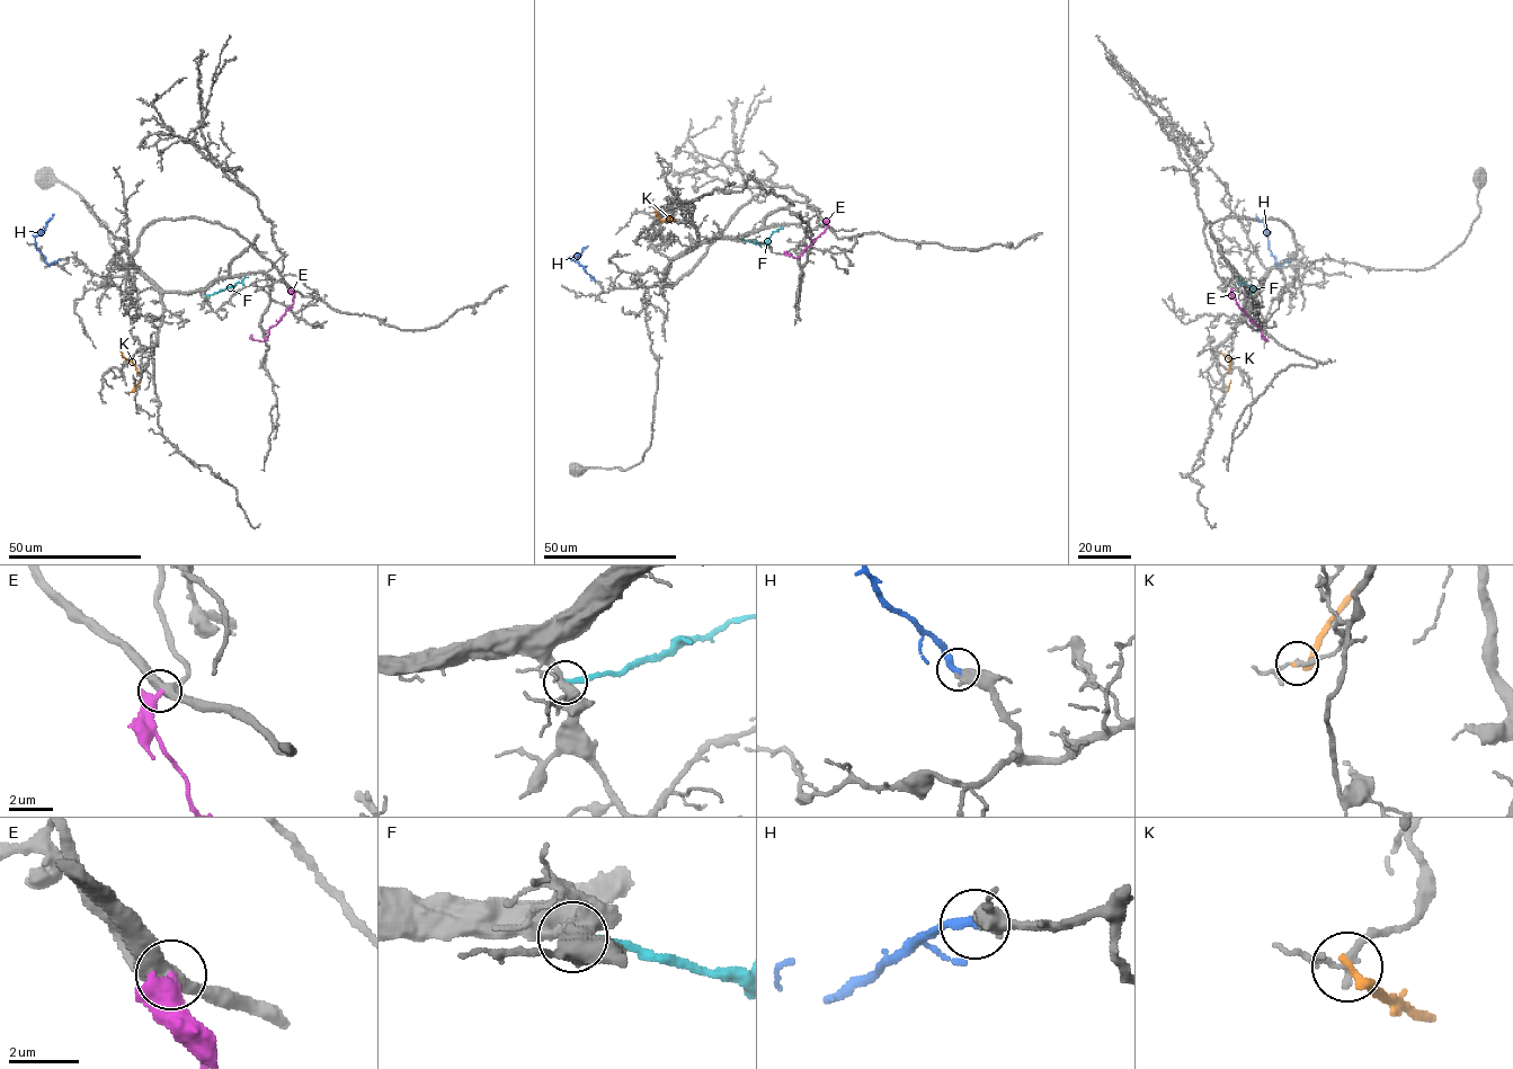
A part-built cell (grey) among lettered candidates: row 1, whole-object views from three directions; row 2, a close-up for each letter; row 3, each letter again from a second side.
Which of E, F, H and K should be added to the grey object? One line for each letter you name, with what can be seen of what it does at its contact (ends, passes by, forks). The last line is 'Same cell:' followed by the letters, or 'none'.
H: it ends
Same cell: H

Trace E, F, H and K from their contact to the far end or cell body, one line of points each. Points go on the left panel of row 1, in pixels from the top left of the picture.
E: (291, 290), (293, 304), (269, 328), (264, 339), (254, 339), (251, 335)
F: (206, 295), (248, 277)
H: (61, 259), (50, 266), (36, 249), (35, 238), (44, 231), (53, 214)
K: (131, 392), (140, 381), (140, 374), (119, 350)

